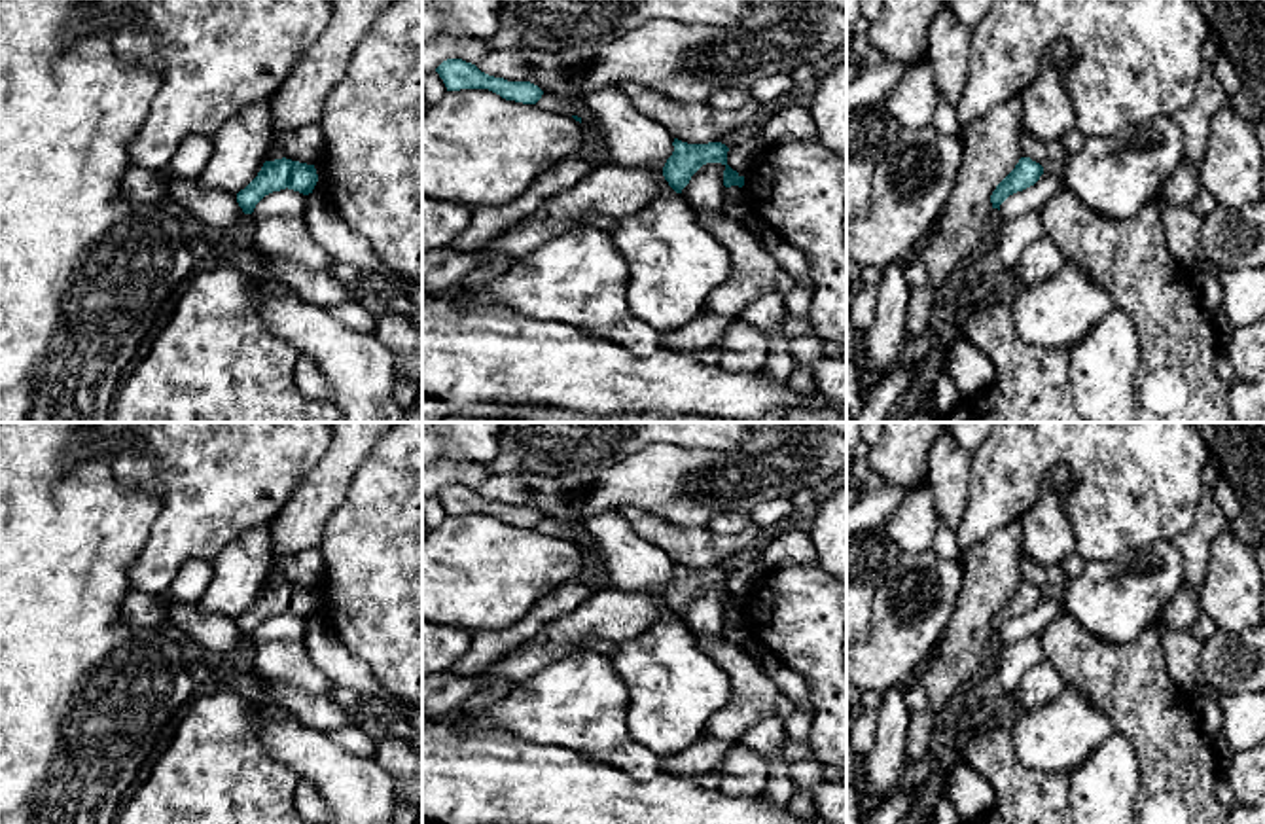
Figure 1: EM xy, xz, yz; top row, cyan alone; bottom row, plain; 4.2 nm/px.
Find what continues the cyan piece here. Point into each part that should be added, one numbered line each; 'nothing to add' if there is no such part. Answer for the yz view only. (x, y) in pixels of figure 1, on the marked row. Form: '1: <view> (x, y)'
nothing to add

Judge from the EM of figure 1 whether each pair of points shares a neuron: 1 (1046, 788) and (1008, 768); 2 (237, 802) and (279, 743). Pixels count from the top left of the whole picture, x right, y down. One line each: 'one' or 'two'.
1: one
2: two

